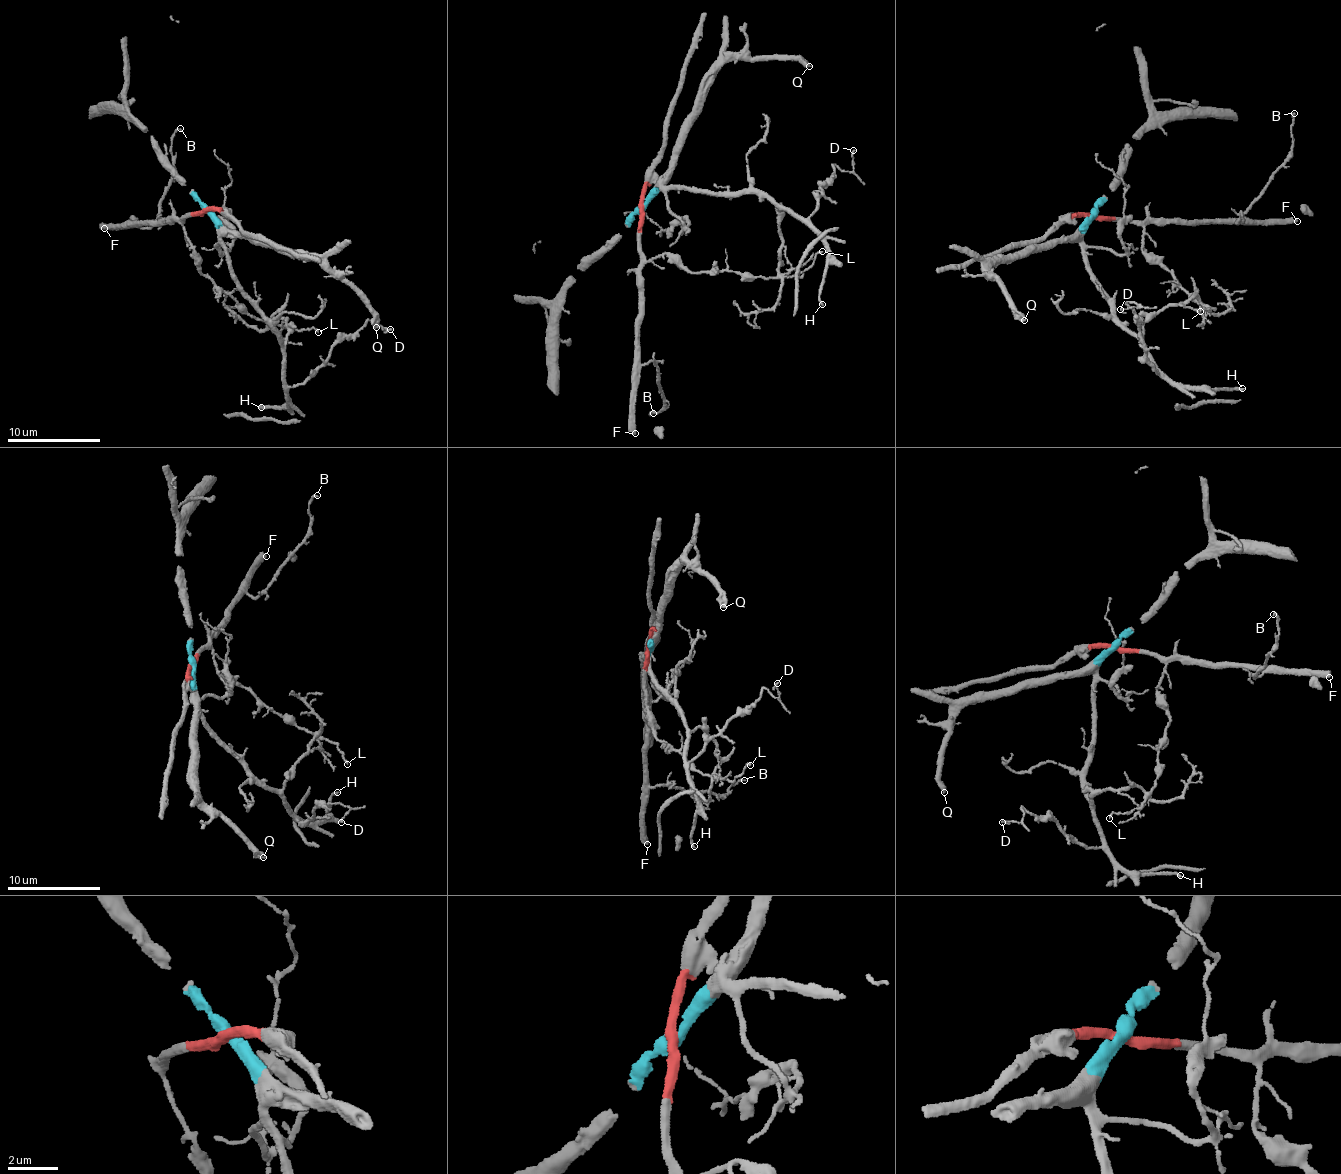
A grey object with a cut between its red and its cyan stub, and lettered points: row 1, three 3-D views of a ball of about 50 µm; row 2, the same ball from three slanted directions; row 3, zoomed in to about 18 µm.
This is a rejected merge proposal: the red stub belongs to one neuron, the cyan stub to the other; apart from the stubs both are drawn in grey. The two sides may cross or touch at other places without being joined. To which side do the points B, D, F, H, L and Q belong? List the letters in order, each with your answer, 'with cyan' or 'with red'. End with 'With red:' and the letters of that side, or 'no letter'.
B: with red
D: with cyan
F: with red
H: with cyan
L: with red
Q: with cyan
With red: B, F, L

